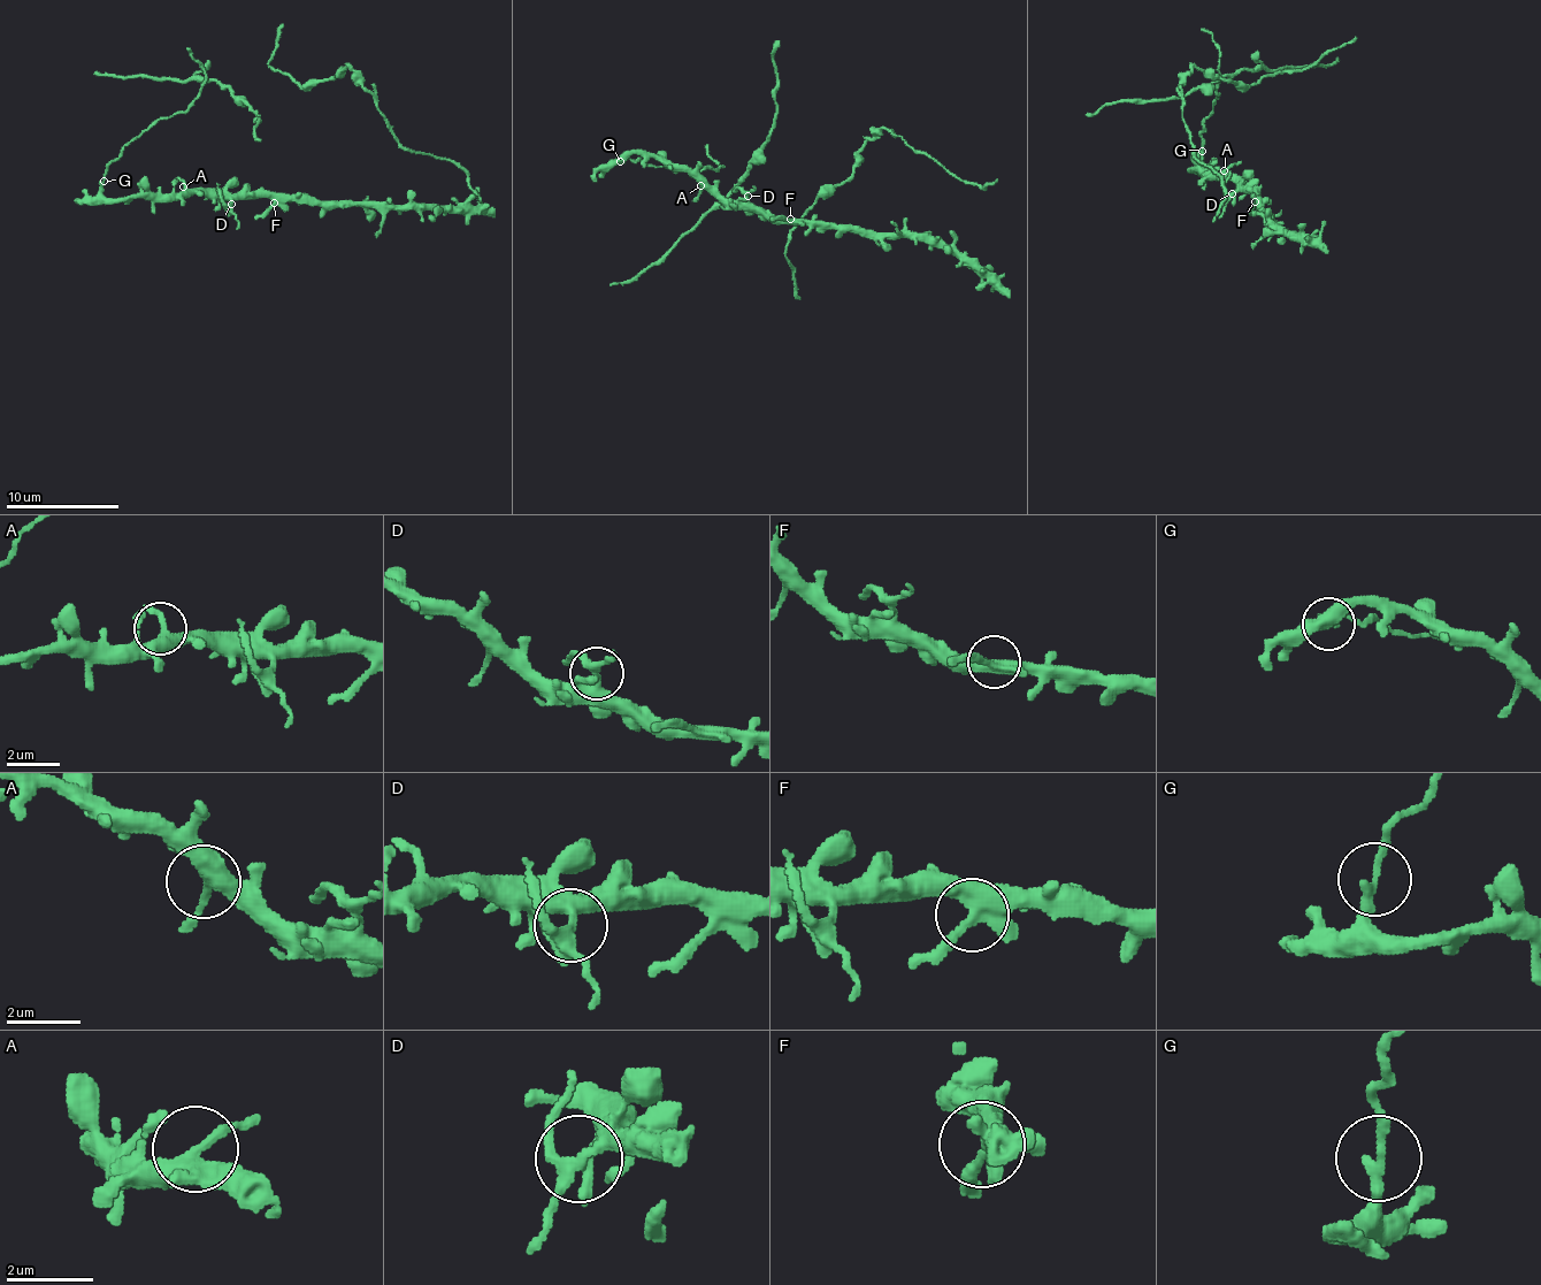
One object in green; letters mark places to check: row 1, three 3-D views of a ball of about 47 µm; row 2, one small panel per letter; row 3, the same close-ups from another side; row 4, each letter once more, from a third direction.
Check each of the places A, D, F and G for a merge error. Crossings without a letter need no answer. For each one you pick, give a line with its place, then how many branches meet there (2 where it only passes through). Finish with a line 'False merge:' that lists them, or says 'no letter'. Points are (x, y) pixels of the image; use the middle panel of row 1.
D: at (748, 196); 3 branches meet
G: at (620, 161); 2 branches meet
False merge: D, G

